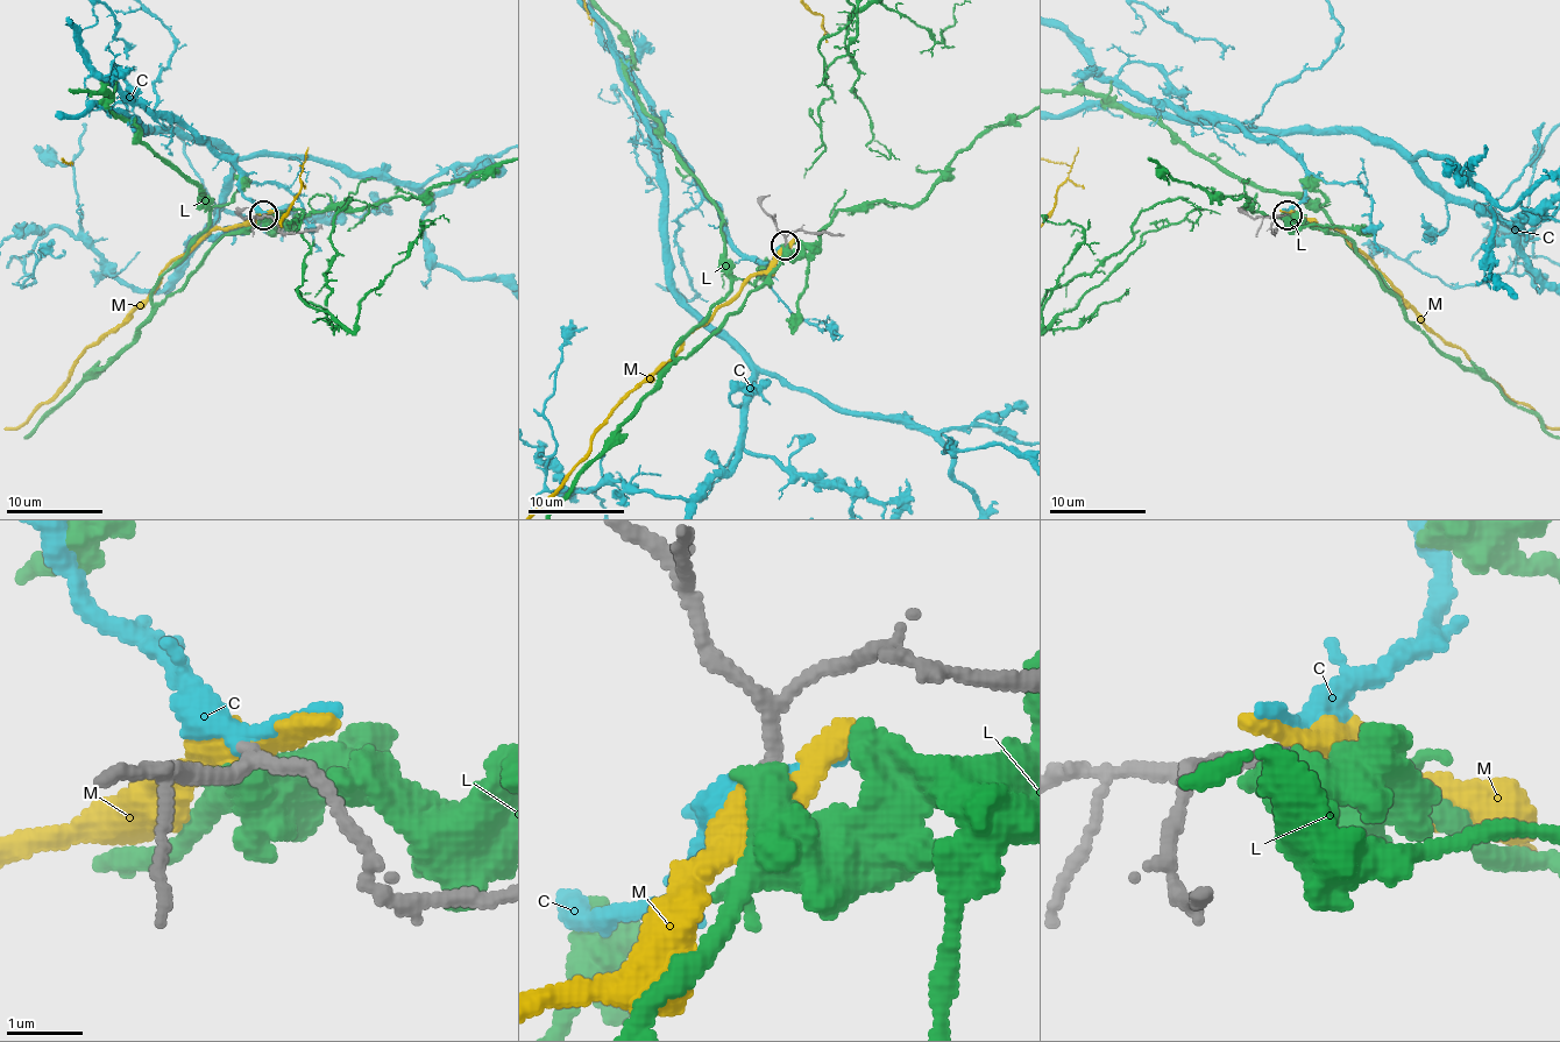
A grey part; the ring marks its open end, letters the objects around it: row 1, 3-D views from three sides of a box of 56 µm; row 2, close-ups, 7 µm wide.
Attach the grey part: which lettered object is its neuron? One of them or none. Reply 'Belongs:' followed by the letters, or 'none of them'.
Belongs: C

